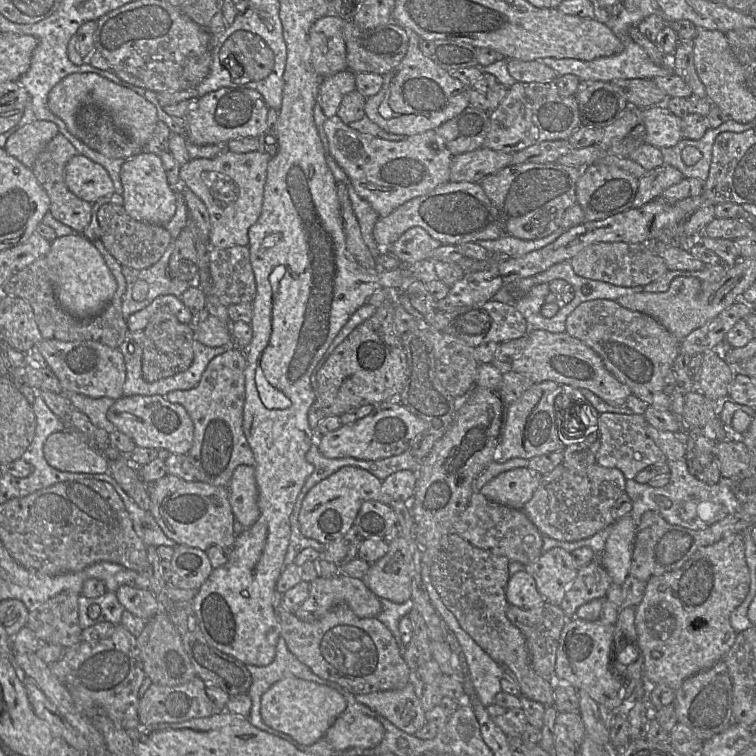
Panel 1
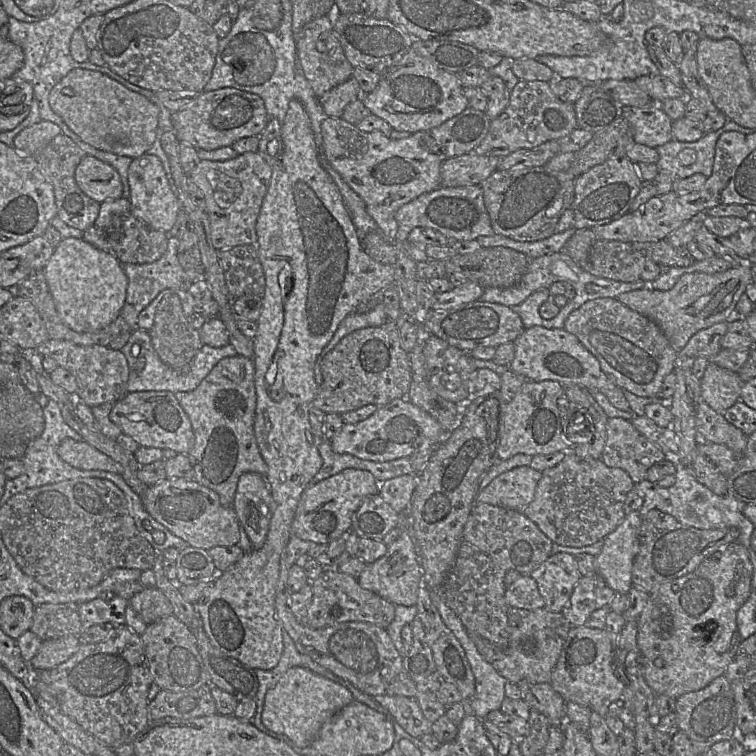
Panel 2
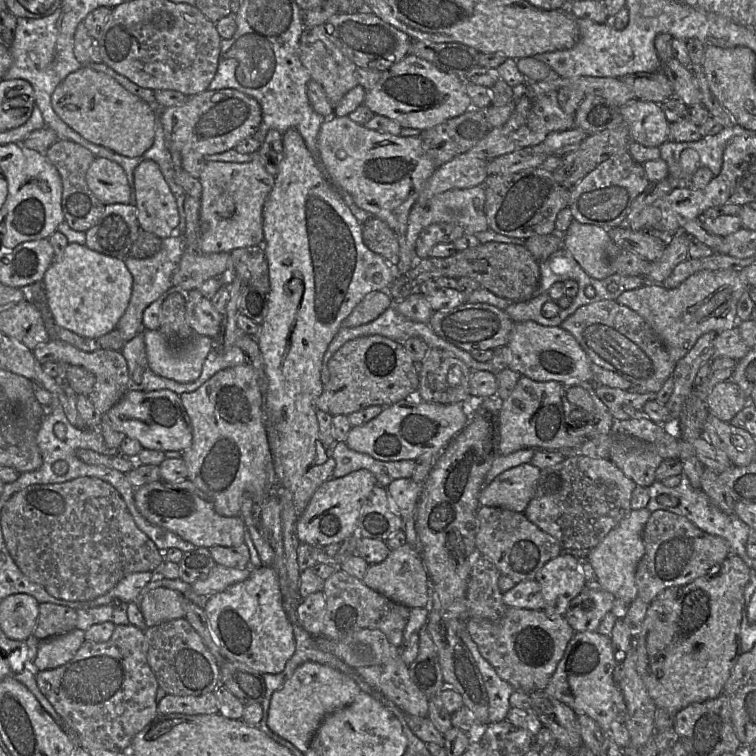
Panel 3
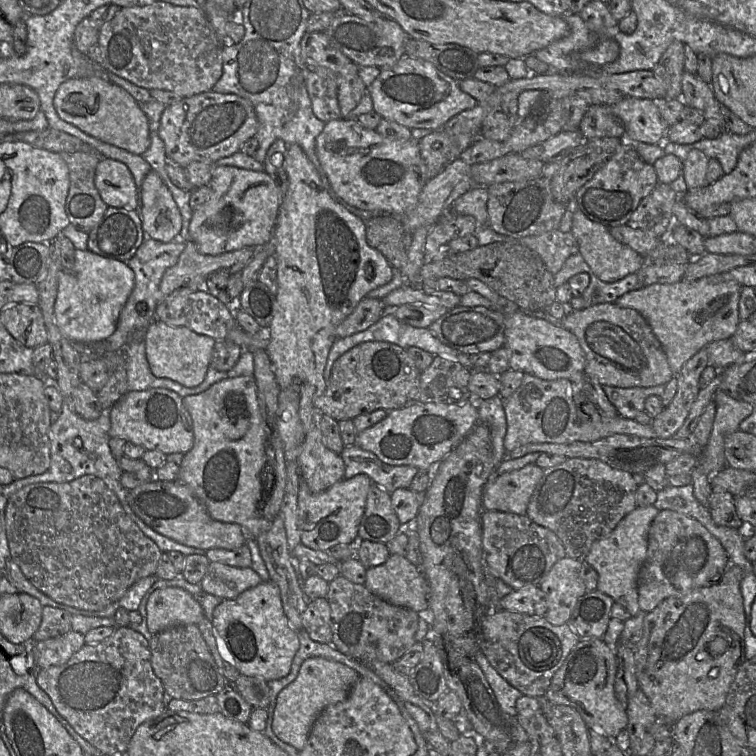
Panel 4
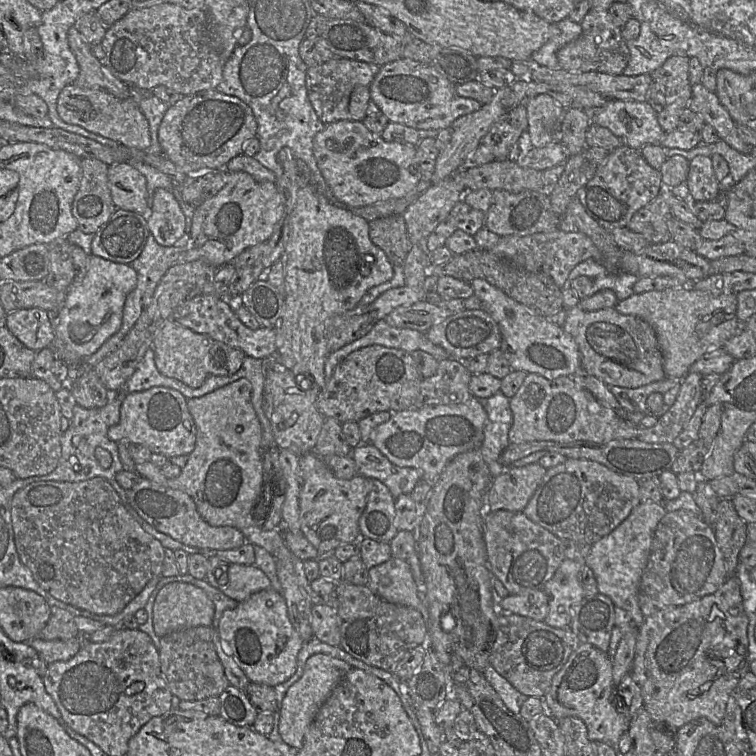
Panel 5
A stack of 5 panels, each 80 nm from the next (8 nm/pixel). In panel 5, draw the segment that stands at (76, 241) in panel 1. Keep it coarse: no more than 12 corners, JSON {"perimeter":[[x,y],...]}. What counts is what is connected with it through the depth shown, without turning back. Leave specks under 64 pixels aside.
{"perimeter":[[89,255],[65,292],[54,353],[95,353],[122,324],[130,264]]}

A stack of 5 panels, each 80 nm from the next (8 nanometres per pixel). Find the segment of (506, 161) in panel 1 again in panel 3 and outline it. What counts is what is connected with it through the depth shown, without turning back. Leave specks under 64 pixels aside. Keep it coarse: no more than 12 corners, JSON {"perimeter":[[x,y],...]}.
{"perimeter":[[467,152],[440,165],[416,204],[448,190],[482,185],[488,161]]}

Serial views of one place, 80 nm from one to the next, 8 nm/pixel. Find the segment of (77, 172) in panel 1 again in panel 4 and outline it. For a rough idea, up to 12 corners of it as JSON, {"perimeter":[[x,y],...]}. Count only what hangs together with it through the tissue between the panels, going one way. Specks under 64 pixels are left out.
{"perimeter":[[102,158],[95,186],[108,207],[137,210],[124,163]]}

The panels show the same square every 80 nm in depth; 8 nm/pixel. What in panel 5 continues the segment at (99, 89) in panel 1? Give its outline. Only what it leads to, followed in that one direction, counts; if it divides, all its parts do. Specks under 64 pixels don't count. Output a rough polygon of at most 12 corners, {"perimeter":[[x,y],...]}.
{"perimeter":[[72,83],[60,92],[64,122],[146,150],[148,120],[134,96]]}

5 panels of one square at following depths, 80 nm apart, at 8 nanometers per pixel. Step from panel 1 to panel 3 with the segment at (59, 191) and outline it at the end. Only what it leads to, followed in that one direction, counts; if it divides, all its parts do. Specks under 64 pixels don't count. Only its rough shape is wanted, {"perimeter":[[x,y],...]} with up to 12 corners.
{"perimeter":[[67,139],[45,156],[61,177],[64,221],[85,233],[105,205],[91,192],[96,157]]}

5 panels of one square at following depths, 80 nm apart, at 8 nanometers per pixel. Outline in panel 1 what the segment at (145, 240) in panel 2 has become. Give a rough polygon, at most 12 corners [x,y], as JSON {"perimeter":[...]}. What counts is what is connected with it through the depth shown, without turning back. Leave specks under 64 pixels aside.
{"perimeter":[[120,205],[97,211],[101,241],[123,266],[159,261],[173,240]]}

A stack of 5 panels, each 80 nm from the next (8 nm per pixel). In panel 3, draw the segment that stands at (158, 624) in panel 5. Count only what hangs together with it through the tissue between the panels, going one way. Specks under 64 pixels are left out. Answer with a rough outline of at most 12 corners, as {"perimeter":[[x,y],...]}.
{"perimeter":[[173,589],[148,591],[139,607],[147,628],[185,618]]}

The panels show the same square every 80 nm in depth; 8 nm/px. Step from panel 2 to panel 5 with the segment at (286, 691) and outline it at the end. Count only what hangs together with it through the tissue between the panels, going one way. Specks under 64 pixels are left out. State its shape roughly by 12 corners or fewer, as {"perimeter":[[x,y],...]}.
{"perimeter":[[328,654],[307,659],[288,689],[278,729],[300,750],[318,710],[352,668]]}

